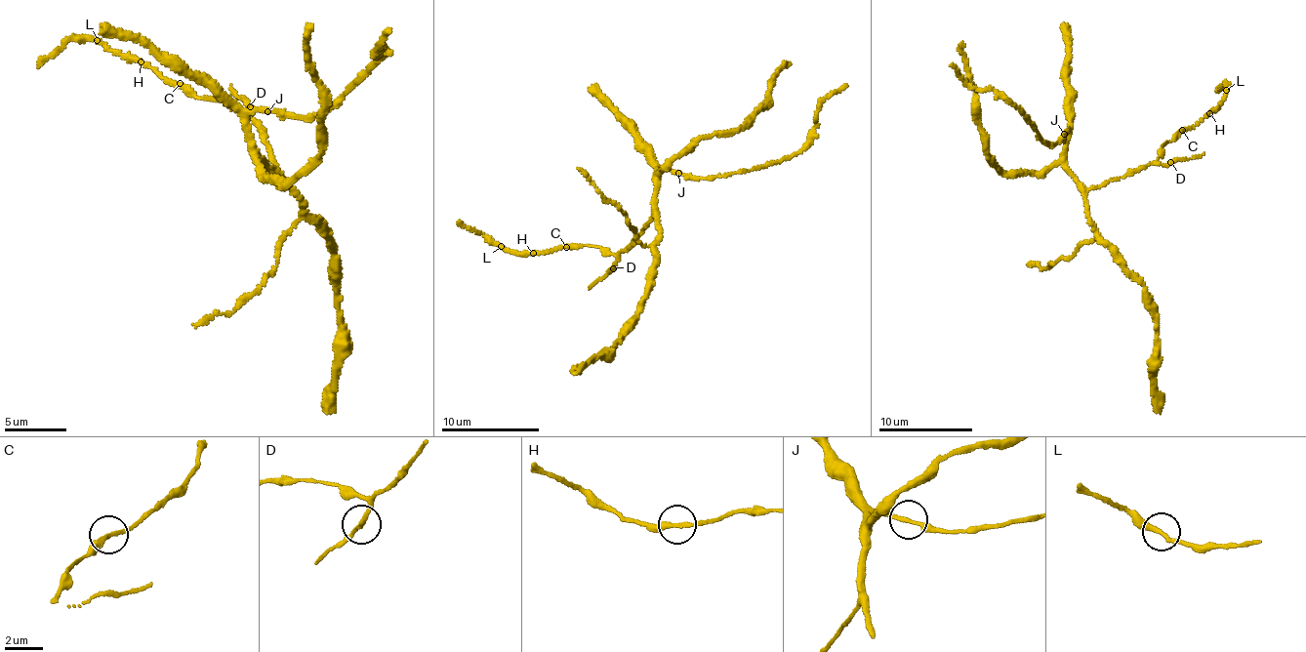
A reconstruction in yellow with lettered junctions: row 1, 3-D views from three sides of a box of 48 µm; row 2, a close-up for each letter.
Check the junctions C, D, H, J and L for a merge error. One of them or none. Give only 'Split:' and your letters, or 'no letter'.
Split: no letter

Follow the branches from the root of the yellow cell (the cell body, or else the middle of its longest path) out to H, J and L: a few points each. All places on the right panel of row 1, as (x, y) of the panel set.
H: (1080, 183), (1086, 188), (1096, 188), (1153, 163), (1162, 154), (1162, 147), (1209, 113)
J: (1080, 183), (1067, 164), (1067, 131), (1063, 134)
L: (1080, 183), (1086, 188), (1096, 188), (1153, 163), (1162, 154), (1162, 147), (1220, 103), (1226, 90)

